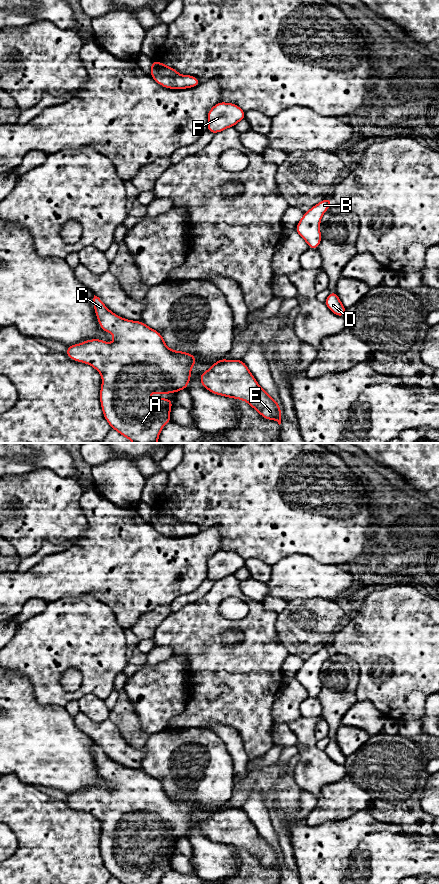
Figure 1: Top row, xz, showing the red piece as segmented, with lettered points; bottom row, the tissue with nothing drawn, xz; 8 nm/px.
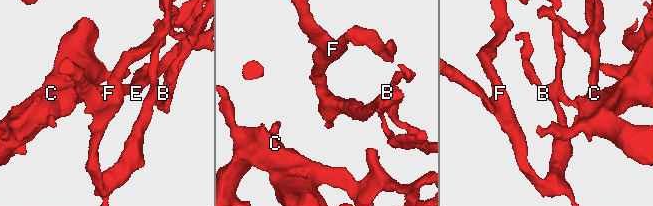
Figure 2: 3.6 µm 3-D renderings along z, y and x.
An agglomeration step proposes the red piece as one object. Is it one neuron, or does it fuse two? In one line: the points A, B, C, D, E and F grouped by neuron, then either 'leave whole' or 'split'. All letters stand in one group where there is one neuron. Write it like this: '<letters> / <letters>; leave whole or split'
A B C D E F; leave whole

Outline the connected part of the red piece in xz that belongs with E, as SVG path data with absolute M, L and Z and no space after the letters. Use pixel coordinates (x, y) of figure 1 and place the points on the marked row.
M222 358L201 374L199 379L201 380L203 388L206 388L211 393L245 400L252 408L256 409L262 417L268 420L276 420L279 425L281 424L280 405L259 386L243 360L225 360Z

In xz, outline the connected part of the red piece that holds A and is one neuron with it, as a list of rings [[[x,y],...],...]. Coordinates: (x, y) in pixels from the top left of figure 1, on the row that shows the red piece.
[[[95,295],[93,305],[101,329],[112,333],[114,342],[108,344],[100,339],[91,339],[68,346],[65,354],[74,361],[91,365],[102,375],[100,403],[112,429],[133,443],[157,443],[164,425],[172,421],[170,409],[173,399],[149,399],[147,395],[152,392],[177,393],[187,389],[196,357],[170,349],[158,331],[144,322],[121,318]]]

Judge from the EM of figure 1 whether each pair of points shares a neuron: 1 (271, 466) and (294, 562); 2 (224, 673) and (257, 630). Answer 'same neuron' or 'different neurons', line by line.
1: different neurons
2: same neuron

